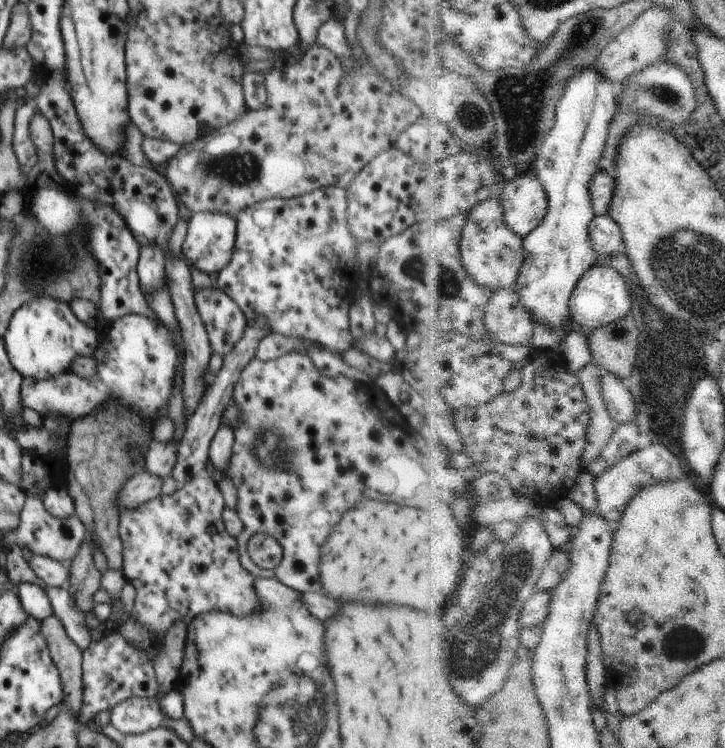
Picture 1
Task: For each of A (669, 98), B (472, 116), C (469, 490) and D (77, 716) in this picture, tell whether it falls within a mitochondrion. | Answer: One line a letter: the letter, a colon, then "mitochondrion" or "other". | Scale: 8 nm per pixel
A: mitochondrion
B: mitochondrion
C: other
D: other

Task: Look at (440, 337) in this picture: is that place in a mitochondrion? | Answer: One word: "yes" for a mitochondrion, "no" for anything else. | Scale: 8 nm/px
no

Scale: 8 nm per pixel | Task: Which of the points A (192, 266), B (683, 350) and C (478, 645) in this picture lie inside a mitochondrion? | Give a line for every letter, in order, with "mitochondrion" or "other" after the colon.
A: other
B: other
C: mitochondrion

